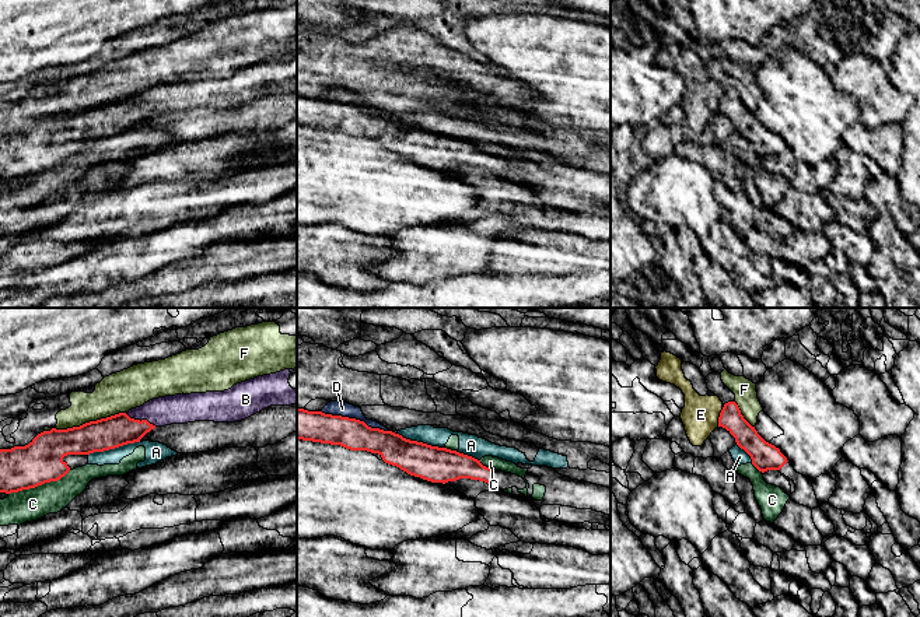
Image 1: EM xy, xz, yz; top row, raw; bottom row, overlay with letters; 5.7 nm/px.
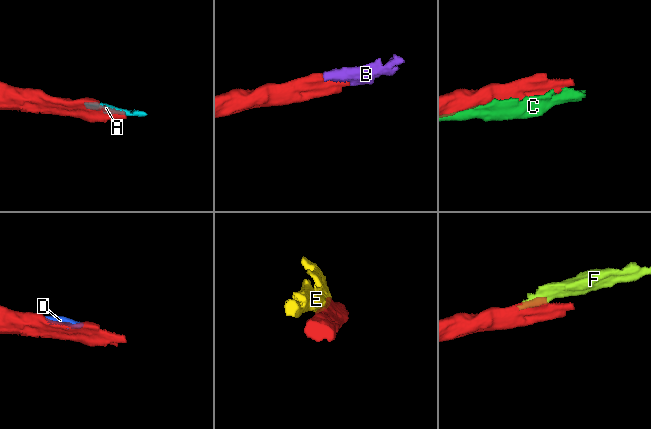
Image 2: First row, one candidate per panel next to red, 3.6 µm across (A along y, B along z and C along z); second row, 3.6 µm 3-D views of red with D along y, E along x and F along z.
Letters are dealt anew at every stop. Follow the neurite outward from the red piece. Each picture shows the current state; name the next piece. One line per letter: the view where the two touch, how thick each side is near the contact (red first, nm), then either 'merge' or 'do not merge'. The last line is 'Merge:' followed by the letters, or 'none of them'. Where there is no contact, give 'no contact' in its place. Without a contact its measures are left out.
A: xy | 180/120 nm | do not merge
B: xy | 180/180 nm | merge
C: xy | 260/180 nm | do not merge
D: xz | 180/80 nm | do not merge
E: yz | 140/220 nm | do not merge
F: xy | 180/220 nm | do not merge
Merge: B

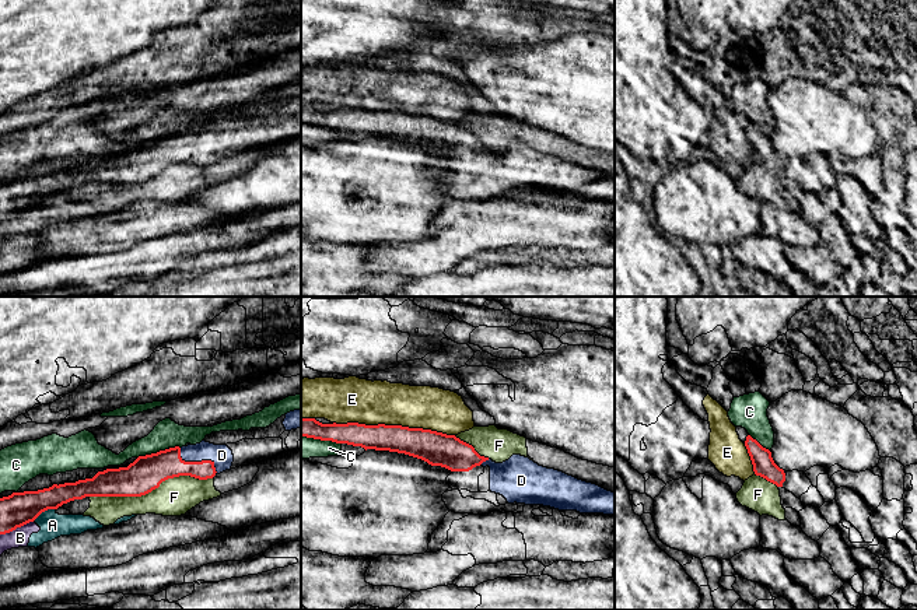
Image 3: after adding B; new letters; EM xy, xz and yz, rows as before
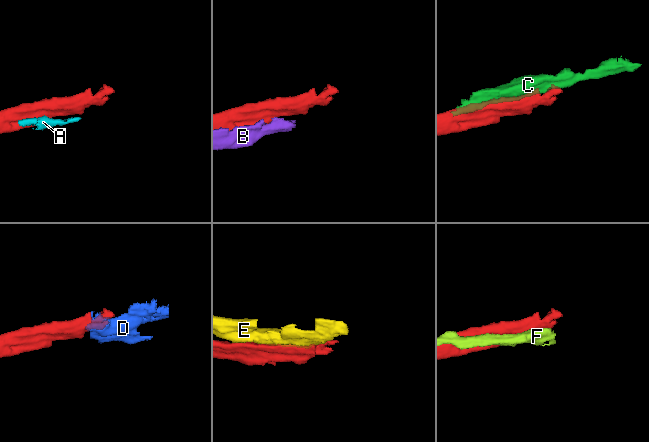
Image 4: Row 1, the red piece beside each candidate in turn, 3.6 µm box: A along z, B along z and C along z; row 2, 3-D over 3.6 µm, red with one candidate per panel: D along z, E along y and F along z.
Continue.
A: xy | 190/150 nm | do not merge
B: xy | 190/110 nm | do not merge
C: xy | 200/160 nm | do not merge
D: xy | 170/120 nm | merge
E: xz | 190/260 nm | do not merge
F: xy | 200/220 nm | do not merge
Merge: D

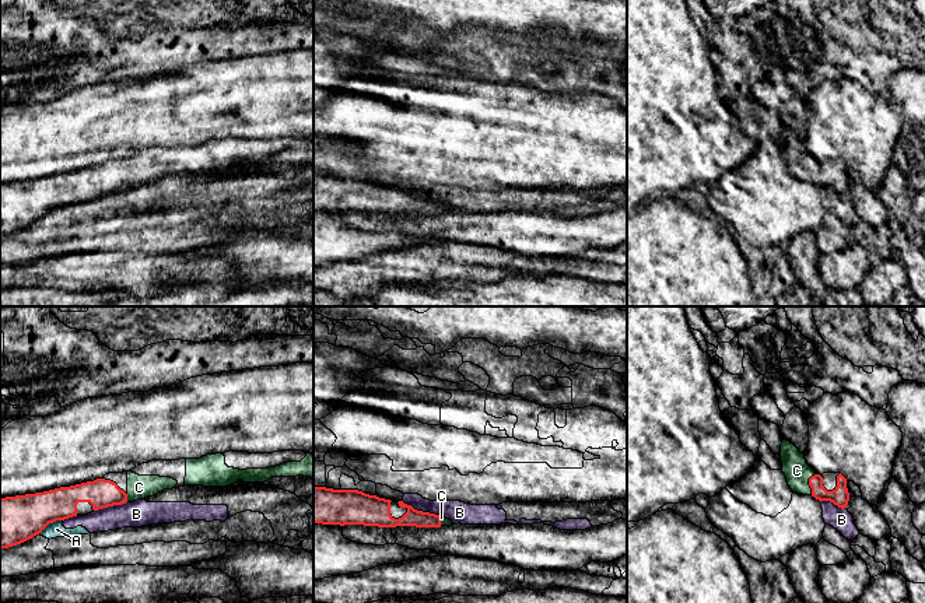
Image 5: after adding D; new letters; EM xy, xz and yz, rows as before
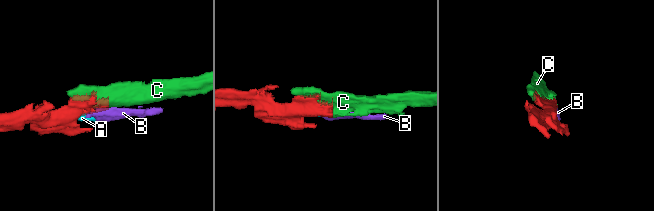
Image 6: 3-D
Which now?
A: xy | 280/90 nm | do not merge
B: xz | 140/130 nm | do not merge
C: yz | 110/150 nm | merge
Merge: C

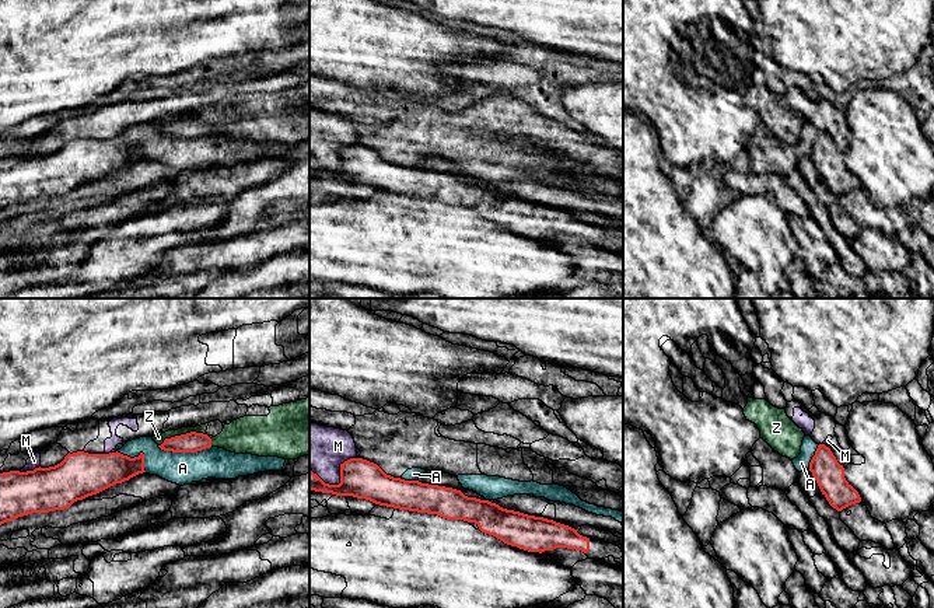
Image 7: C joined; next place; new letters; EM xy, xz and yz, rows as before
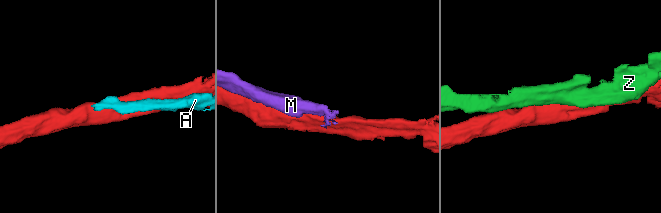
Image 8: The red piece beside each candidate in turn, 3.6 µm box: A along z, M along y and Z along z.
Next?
A: xy | 120/190 nm | do not merge
M: xz | 220/260 nm | do not merge
Z: xy | 120/60 nm | do not merge
Merge: none of them

